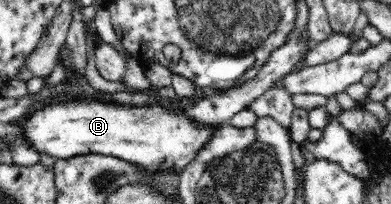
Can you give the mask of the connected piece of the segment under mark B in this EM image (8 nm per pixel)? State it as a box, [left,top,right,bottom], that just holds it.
[17,100,216,171]

